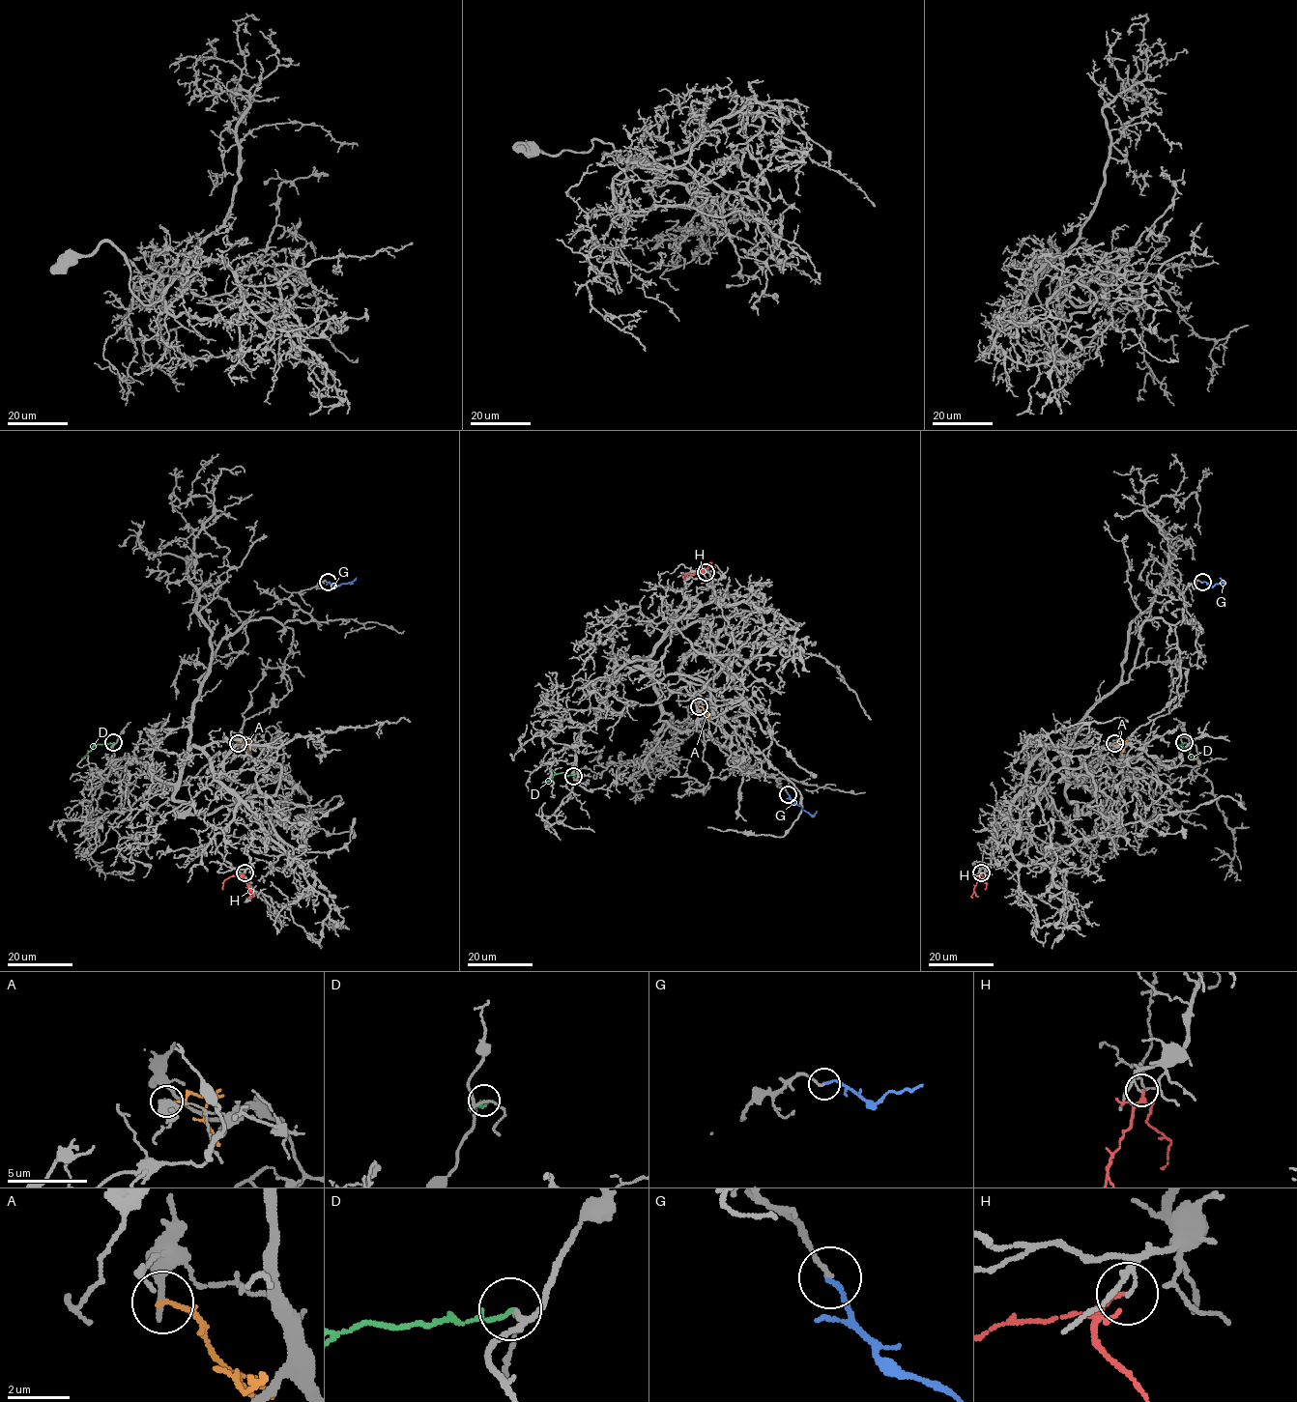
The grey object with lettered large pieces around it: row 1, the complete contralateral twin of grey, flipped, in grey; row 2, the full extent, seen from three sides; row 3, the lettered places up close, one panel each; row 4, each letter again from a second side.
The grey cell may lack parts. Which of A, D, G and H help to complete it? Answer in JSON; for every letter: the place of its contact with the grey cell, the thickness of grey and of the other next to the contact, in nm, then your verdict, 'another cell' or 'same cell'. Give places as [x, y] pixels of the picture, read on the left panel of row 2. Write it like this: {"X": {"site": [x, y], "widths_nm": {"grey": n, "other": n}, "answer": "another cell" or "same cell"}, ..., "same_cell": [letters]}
{"A": {"site": [238, 743], "widths_nm": {"grey": 280, "other": 140}, "answer": "another cell"}, "D": {"site": [113, 742], "widths_nm": {"grey": 90, "other": 120}, "answer": "another cell"}, "G": {"site": [328, 582], "widths_nm": {"grey": 130, "other": 150}, "answer": "another cell"}, "H": {"site": [244, 872], "widths_nm": {"grey": 100, "other": 150}, "answer": "another cell"}, "same_cell": []}

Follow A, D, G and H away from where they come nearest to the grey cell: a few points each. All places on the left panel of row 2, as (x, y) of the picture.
A: (238, 743), (243, 740), (246, 743), (248, 752)
D: (113, 742), (98, 744), (82, 758)
G: (327, 582), (338, 586), (356, 578)
H: (244, 872), (225, 878), (222, 889)

